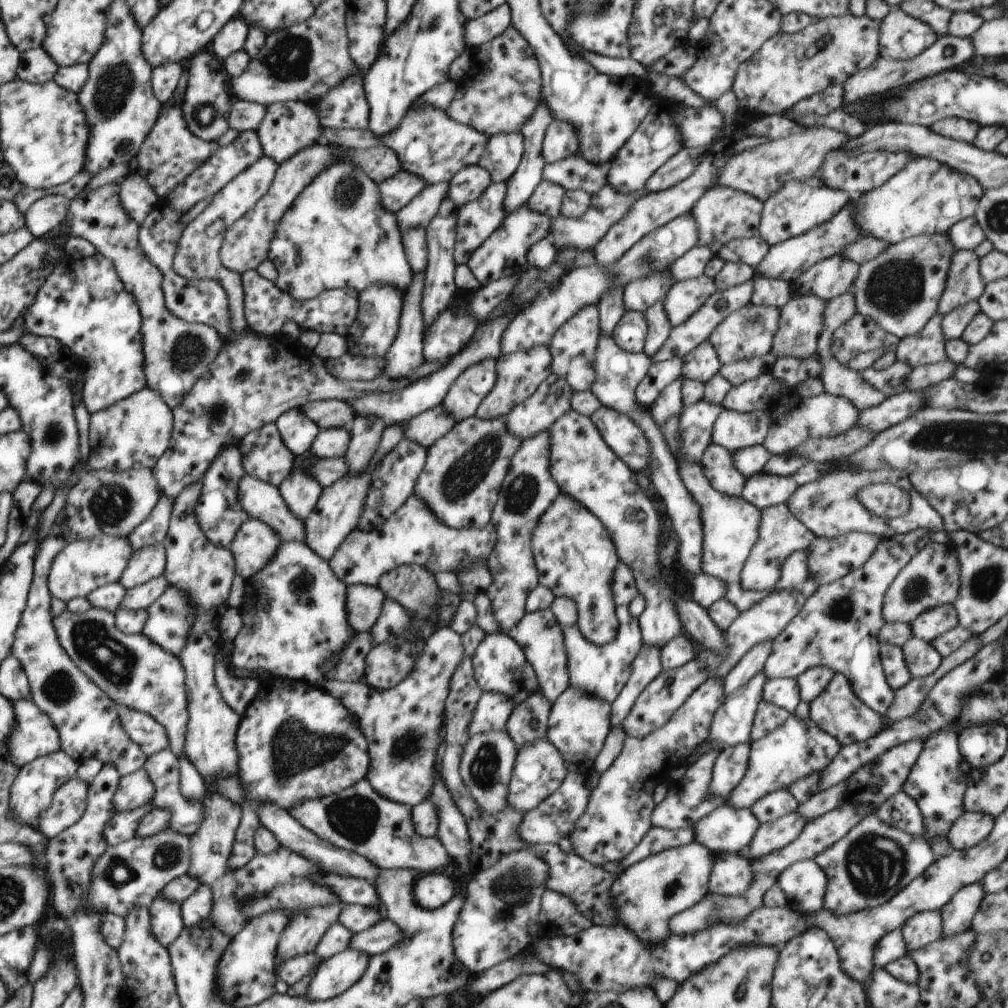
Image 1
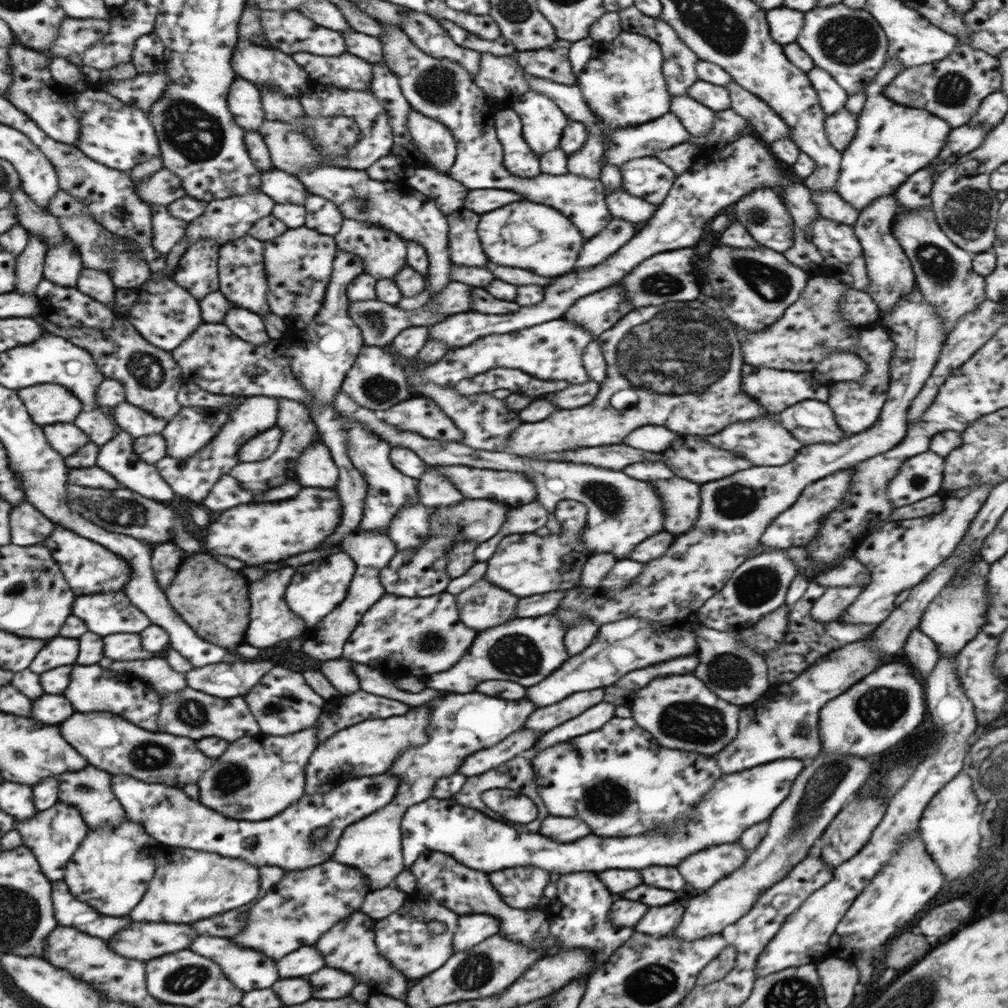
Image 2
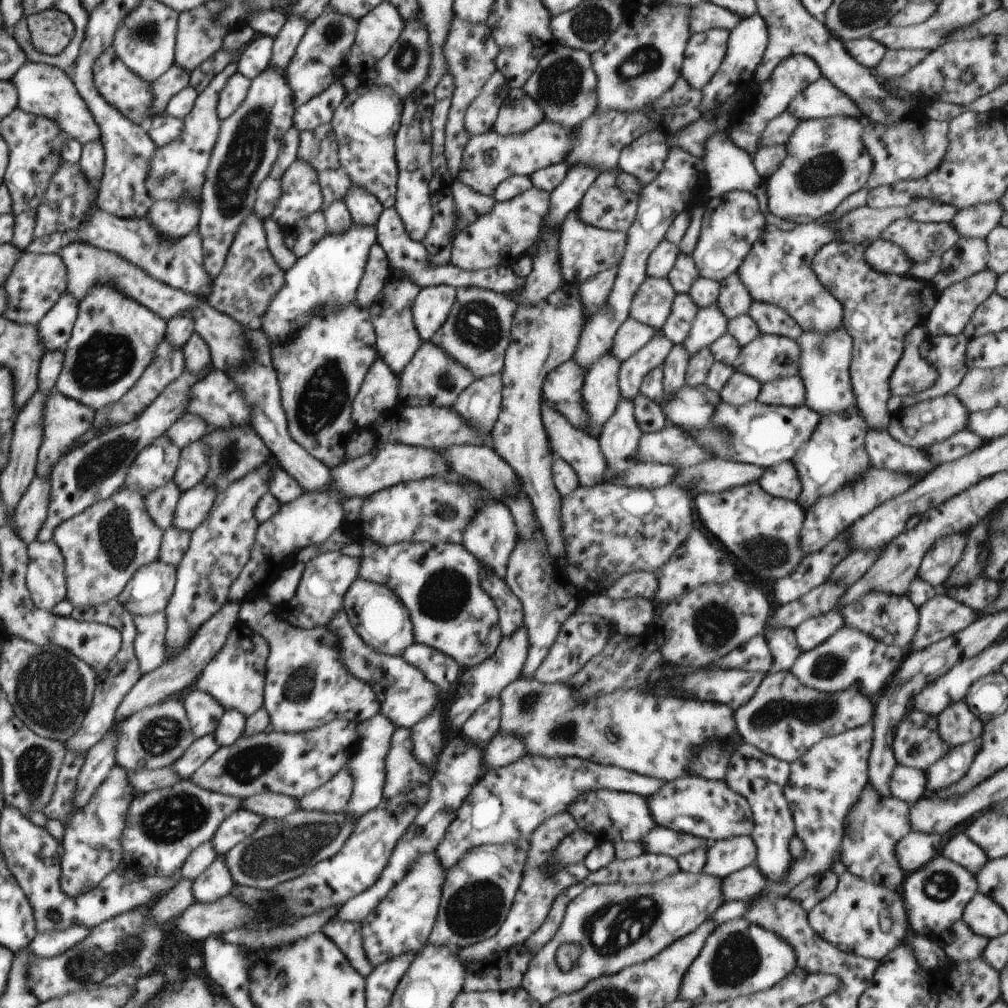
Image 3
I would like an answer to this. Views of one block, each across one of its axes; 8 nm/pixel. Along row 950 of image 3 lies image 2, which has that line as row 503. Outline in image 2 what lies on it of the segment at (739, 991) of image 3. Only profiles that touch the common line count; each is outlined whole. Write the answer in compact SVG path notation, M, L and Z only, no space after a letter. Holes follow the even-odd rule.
M915 285L911 294L897 302L887 314L880 313L880 317L876 321L876 324L890 335L895 344L895 351L891 358L891 383L887 391L887 399L878 420L870 430L859 432L852 438L845 438L838 444L812 444L808 448L804 446L798 452L798 456L792 460L792 464L788 462L788 464L775 467L753 466L739 470L720 480L704 483L704 486L700 488L702 504L700 504L696 522L684 534L675 535L671 547L662 556L645 563L641 573L628 585L628 588L624 588L624 590L598 588L598 590L594 590L594 588L575 587L566 592L558 610L586 612L590 620L598 626L628 618L638 618L642 621L665 621L668 618L684 620L690 614L695 613L712 596L724 588L724 585L732 578L733 572L746 559L750 558L747 554L760 544L761 536L768 525L780 512L788 510L798 500L804 486L812 484L814 480L830 476L838 470L854 466L856 462L862 462L877 454L888 452L900 444L900 440L906 434L906 426L908 426L908 422L906 422L907 409L930 376L944 344L946 334L943 331L942 321L933 311L933 306L927 303Z

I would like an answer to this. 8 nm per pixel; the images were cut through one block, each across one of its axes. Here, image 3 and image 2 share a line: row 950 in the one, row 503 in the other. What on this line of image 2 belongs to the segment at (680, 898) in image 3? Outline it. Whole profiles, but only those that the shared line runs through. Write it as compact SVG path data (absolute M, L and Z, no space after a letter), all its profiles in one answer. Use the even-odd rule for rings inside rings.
M342 388L338 391L332 404L337 412L354 419L362 426L374 431L382 440L389 442L392 447L404 447L413 450L428 466L469 466L470 468L523 472L536 489L536 498L548 513L546 526L552 535L559 535L562 527L555 517L555 506L561 500L573 500L587 507L587 523L582 531L581 541L592 554L612 553L618 559L628 559L636 544L640 544L652 534L662 532L664 514L660 498L654 492L650 482L632 480L624 472L611 468L600 468L591 464L574 464L566 461L545 461L521 457L511 452L496 452L478 450L460 442L441 442L428 440L415 432L397 430L395 426L386 424L378 417L378 412L358 406L357 402L348 397Z

